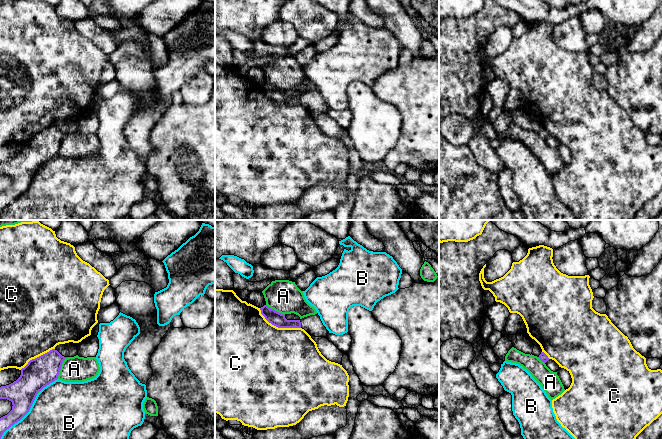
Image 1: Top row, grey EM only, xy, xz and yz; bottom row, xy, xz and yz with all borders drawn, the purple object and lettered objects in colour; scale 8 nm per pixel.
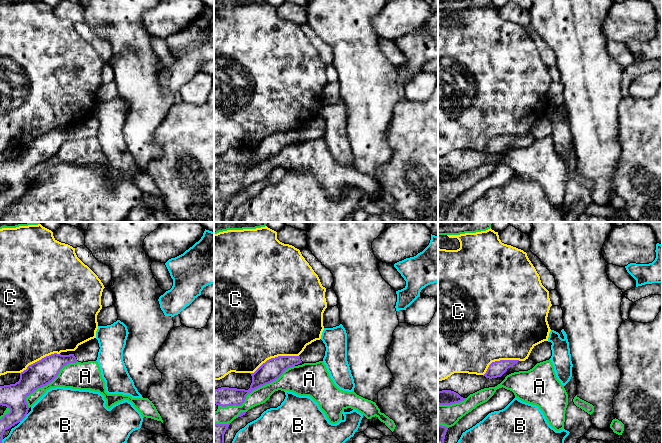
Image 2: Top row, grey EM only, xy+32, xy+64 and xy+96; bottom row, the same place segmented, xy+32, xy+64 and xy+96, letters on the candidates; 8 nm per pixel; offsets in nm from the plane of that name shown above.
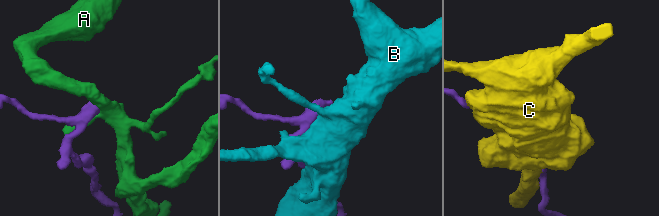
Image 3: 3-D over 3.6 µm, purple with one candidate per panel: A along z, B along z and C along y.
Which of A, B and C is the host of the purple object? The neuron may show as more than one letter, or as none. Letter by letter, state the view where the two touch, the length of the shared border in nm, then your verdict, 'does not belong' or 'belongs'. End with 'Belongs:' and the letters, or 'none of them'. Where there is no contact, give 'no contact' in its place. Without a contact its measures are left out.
A: contact in xy; length 200 nm; does not belong
B: contact in xy; length 500 nm; does not belong
C: contact in xz; length 380 nm; does not belong
Belongs: none of them

